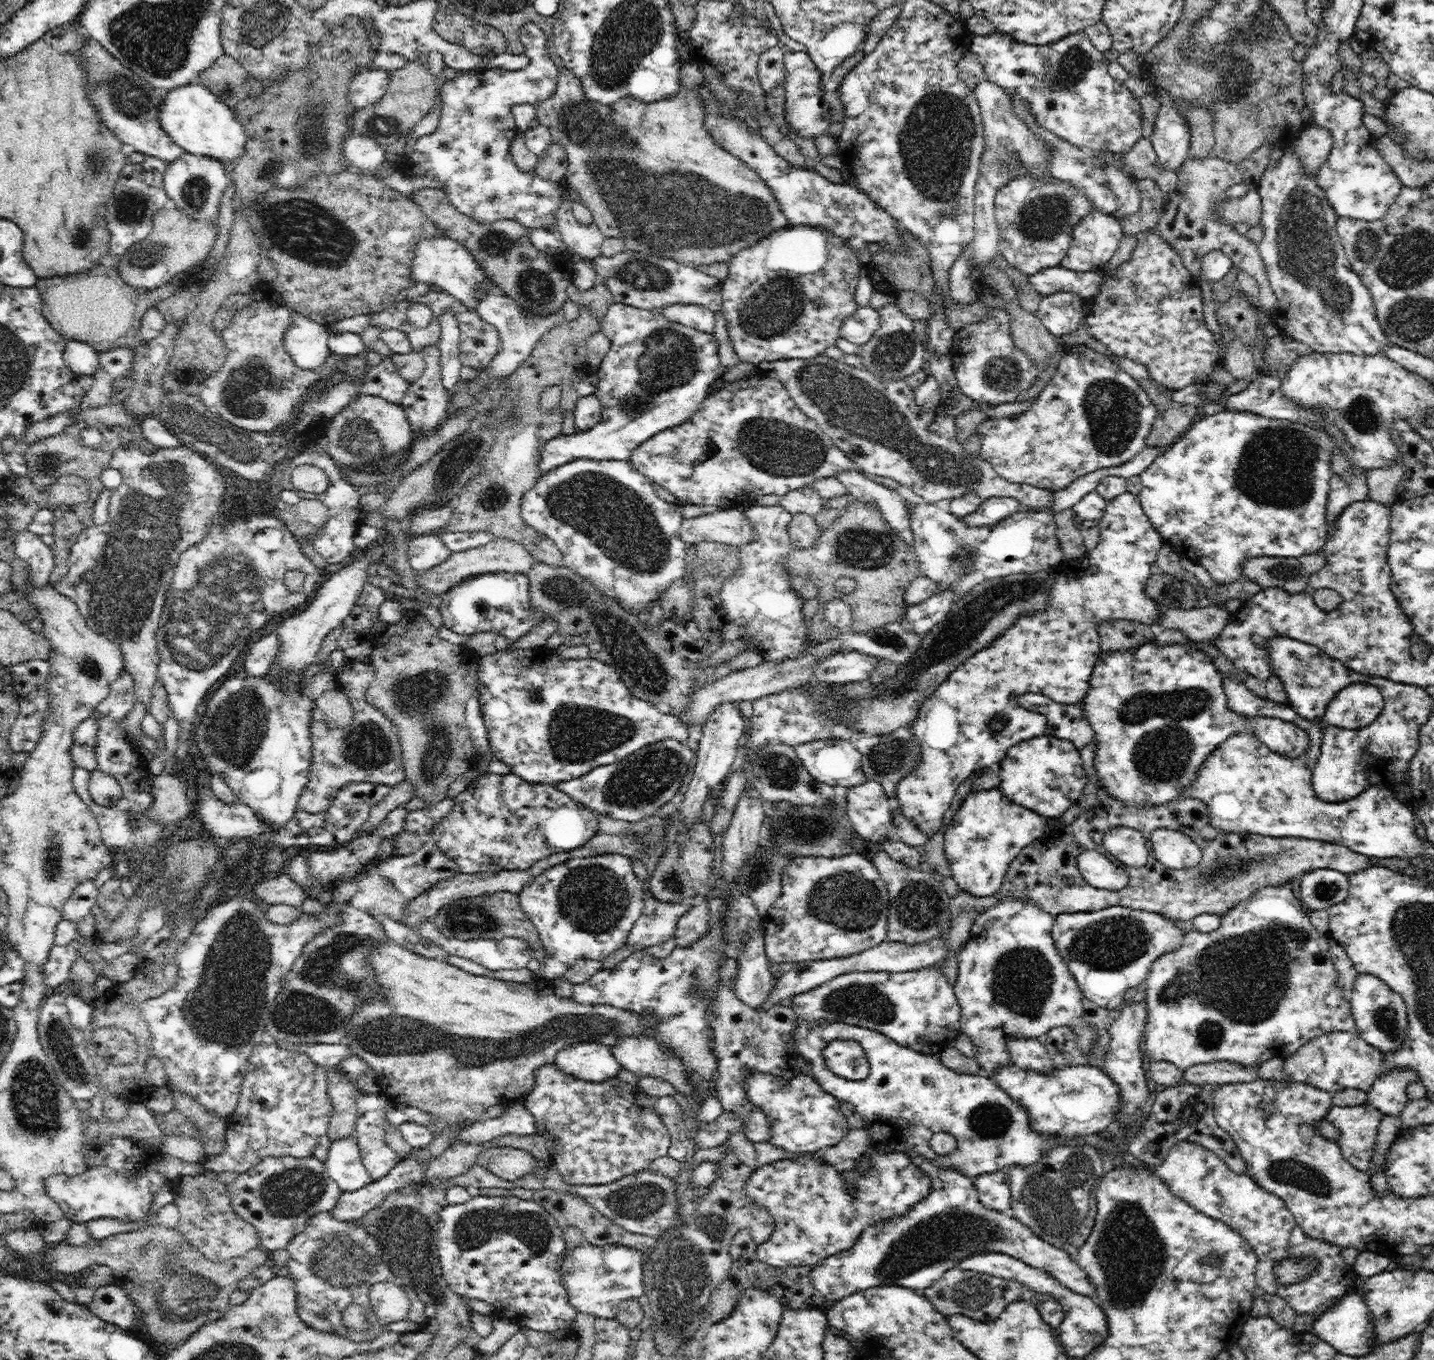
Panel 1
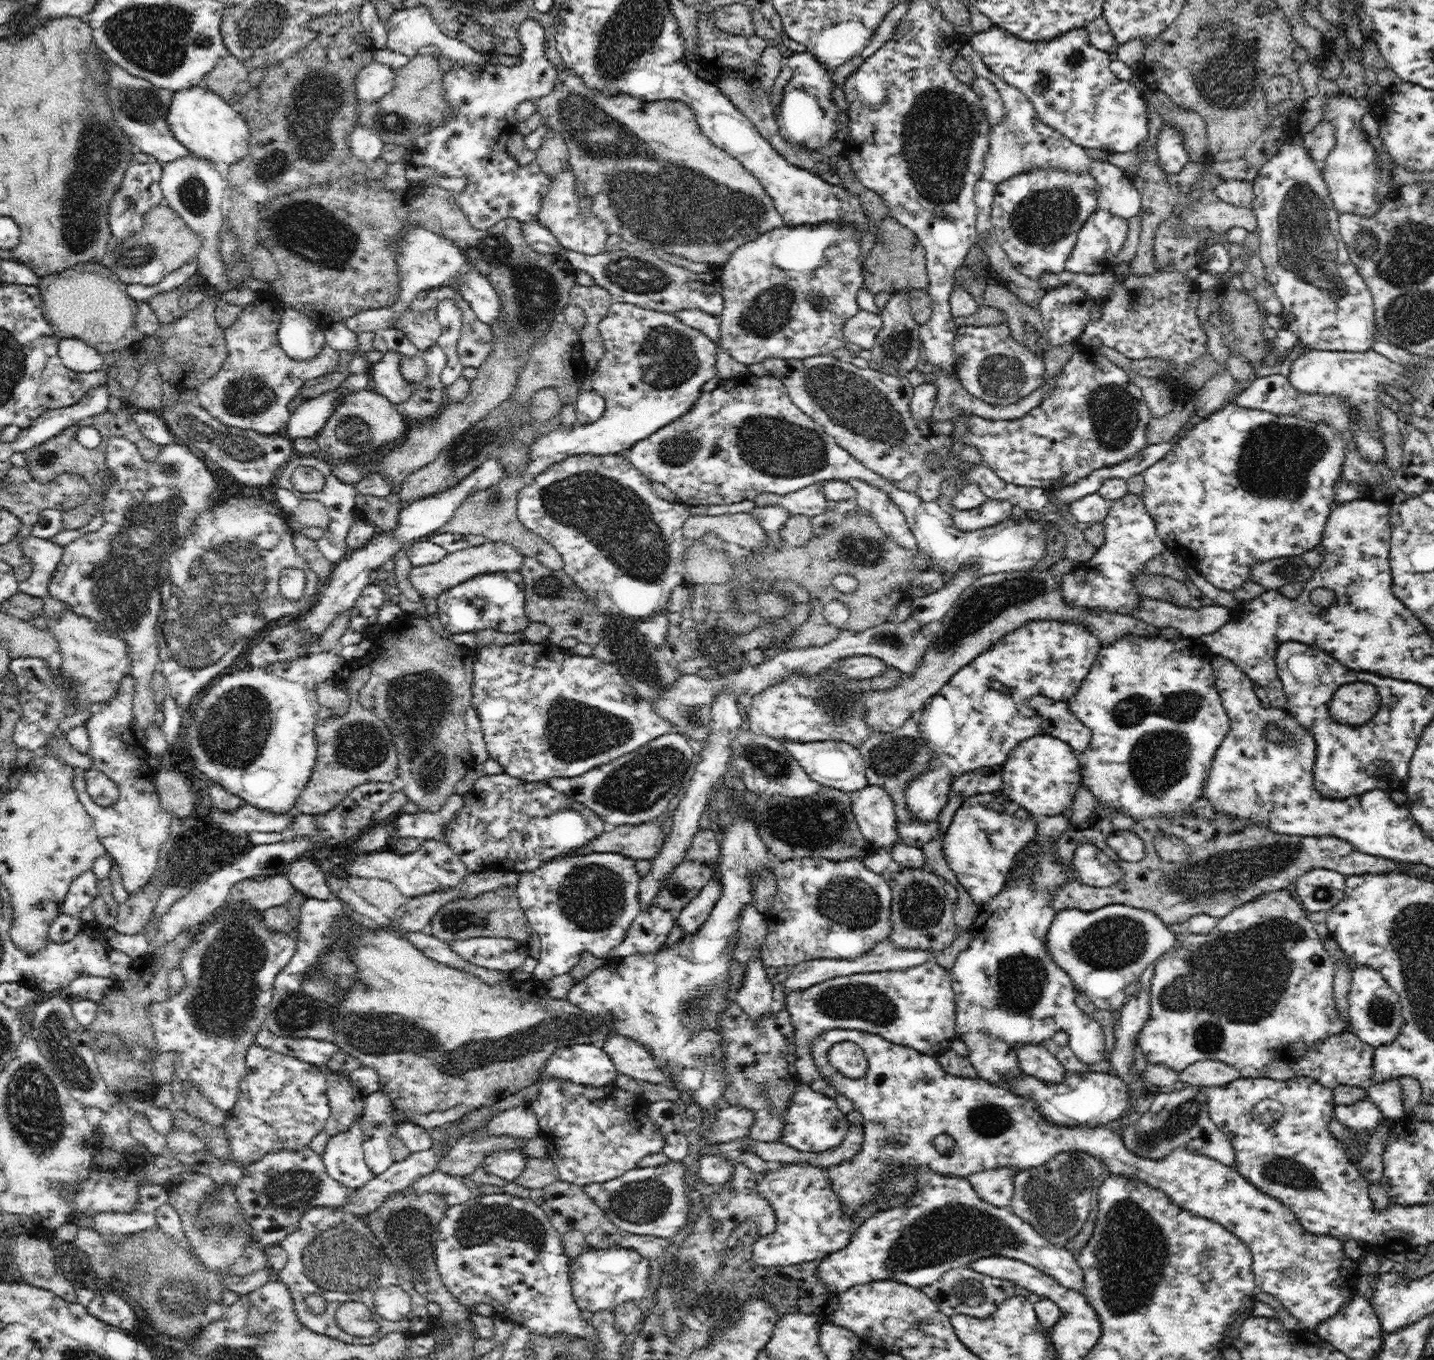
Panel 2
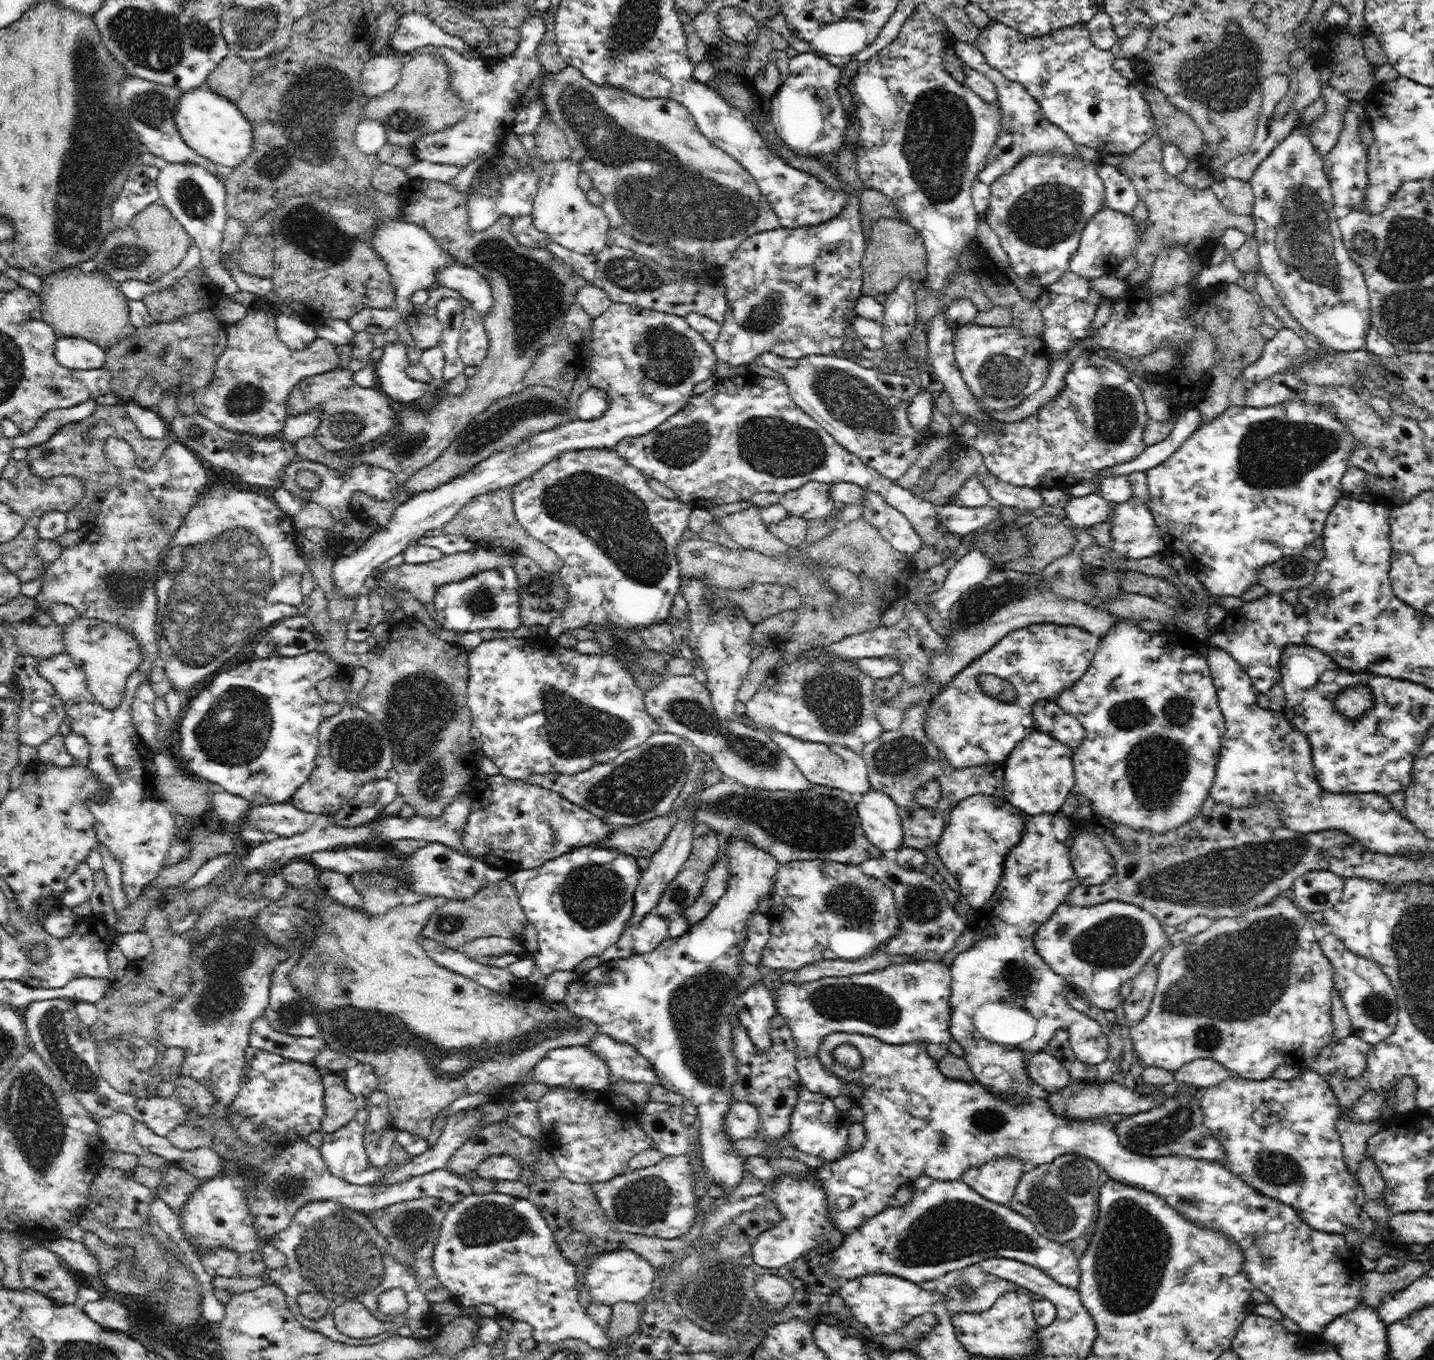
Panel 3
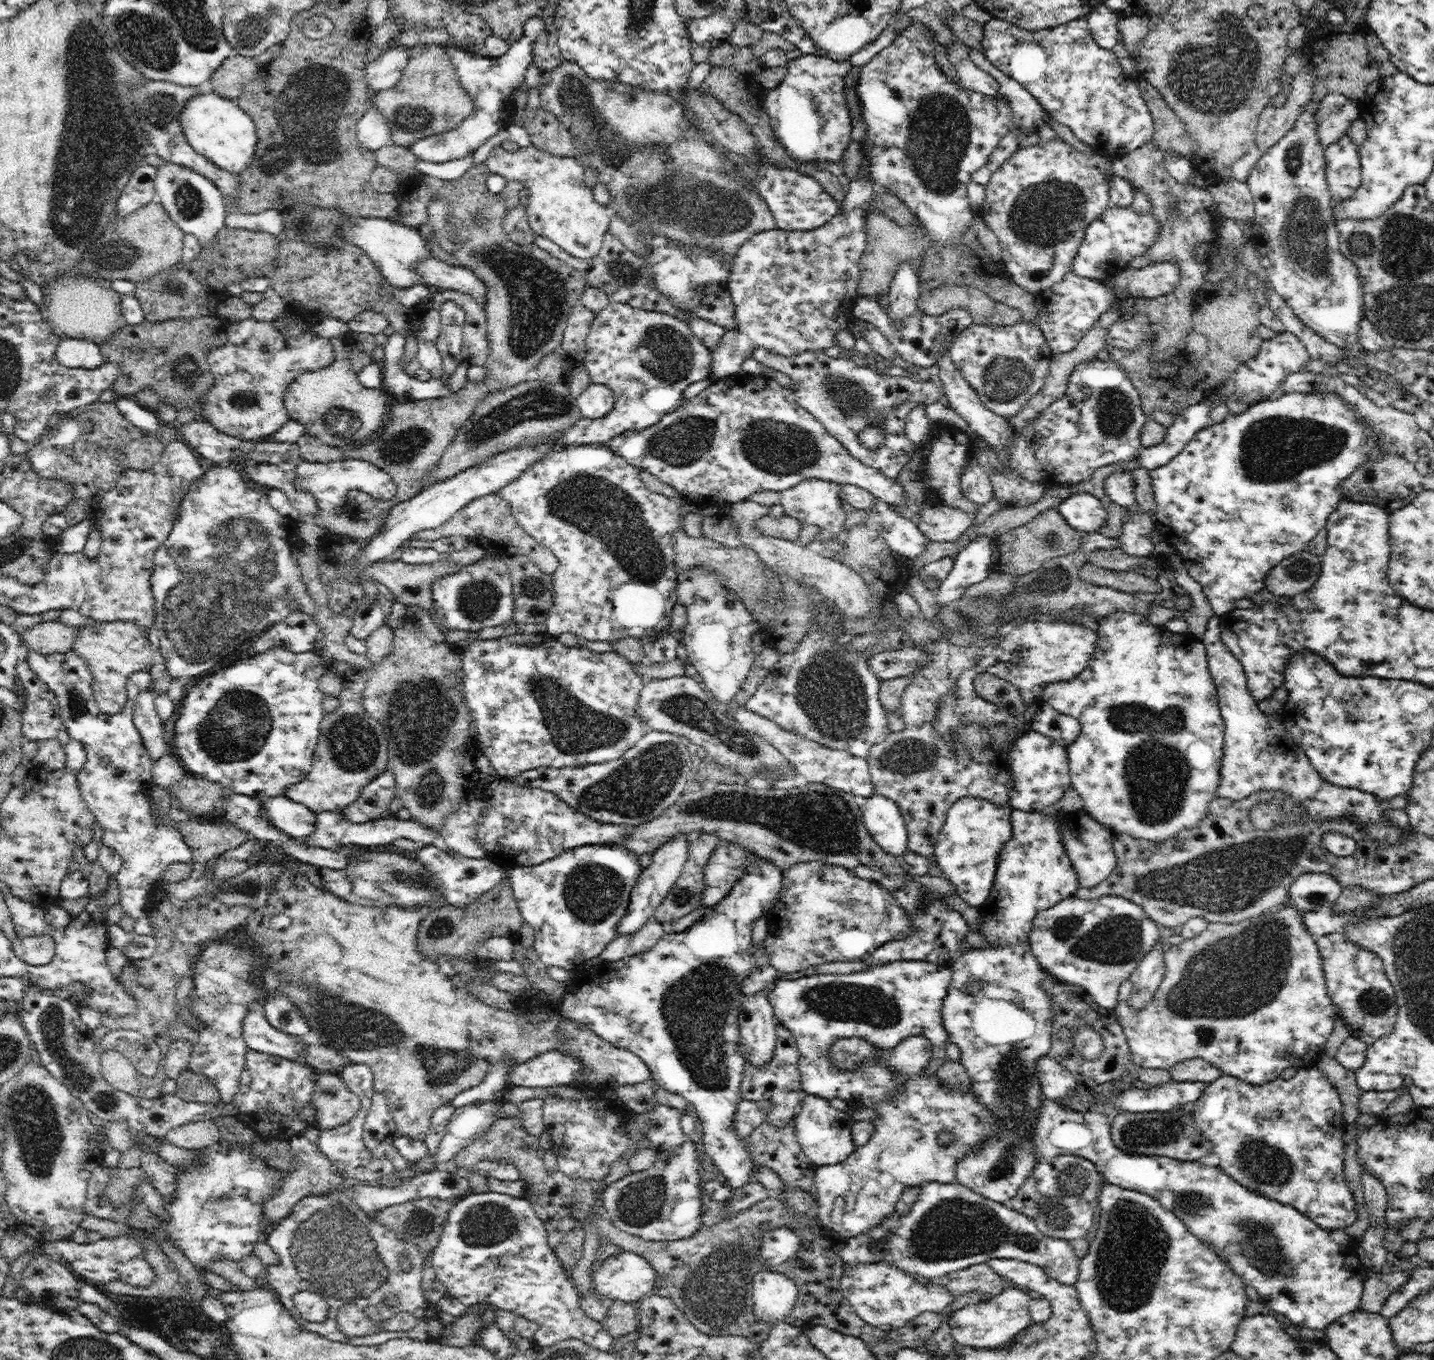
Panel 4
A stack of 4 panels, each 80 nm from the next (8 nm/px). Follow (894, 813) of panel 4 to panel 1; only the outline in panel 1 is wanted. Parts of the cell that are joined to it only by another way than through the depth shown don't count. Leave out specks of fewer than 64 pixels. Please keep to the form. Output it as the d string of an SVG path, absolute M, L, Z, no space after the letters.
M866 780L847 789L846 810L855 834L876 844L887 838L893 816L889 798L883 786L875 780Z

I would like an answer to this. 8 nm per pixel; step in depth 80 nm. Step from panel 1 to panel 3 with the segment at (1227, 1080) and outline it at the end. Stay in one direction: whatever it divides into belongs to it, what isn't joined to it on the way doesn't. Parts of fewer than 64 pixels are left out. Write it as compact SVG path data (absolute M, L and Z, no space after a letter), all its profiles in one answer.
M1212 1058L1195 1059L1173 1074L1177 1085L1190 1085L1200 1089L1218 1085L1220 1082L1236 1076L1231 1073L1231 1070L1226 1069Z

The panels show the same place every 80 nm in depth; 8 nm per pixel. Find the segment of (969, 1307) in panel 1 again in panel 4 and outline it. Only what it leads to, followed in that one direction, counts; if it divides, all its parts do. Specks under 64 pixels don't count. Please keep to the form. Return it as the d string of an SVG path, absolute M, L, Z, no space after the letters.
M986 1262L973 1264L946 1276L937 1277L935 1282L945 1286L954 1298L964 1292L981 1292L985 1294L985 1301L1000 1294L1007 1287L1007 1281L996 1274Z

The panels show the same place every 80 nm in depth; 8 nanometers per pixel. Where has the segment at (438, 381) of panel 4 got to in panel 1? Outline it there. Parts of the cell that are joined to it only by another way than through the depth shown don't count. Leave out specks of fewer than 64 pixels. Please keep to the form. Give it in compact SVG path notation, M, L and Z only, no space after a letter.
M390 356L383 357L378 366L369 367L360 381L359 396L371 394L397 405L401 404L404 393L410 386L410 382L396 371Z

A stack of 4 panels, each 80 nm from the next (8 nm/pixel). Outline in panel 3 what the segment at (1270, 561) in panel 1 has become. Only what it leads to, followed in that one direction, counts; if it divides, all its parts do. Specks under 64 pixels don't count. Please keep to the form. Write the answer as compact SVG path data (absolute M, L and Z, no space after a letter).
M1303 553L1282 557L1264 566L1258 574L1258 584L1272 594L1281 594L1288 589L1304 589L1314 582L1318 564Z

